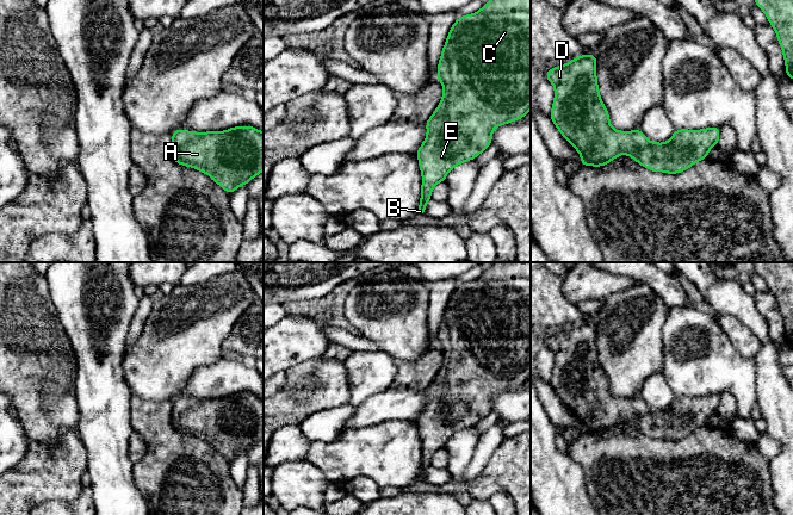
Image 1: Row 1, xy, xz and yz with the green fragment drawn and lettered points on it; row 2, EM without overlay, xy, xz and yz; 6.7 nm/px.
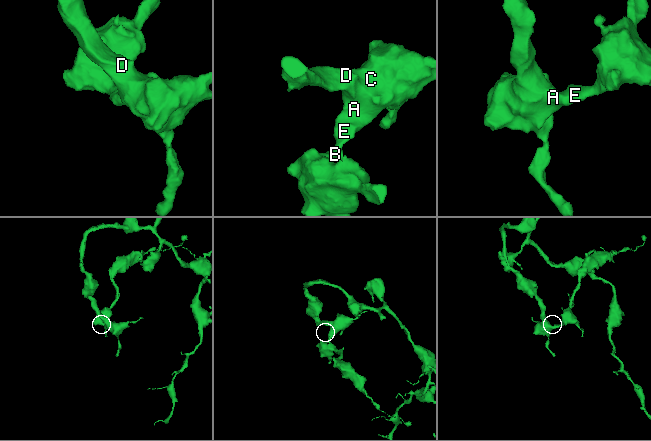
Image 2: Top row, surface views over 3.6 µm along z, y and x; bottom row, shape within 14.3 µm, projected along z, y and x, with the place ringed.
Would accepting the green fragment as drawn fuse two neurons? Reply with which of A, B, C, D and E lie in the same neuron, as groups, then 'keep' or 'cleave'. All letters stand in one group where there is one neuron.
A B C D E | keep

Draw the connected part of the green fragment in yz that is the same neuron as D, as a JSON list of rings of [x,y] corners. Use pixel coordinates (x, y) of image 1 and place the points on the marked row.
[[[595,55],[578,56],[570,63],[549,69],[546,79],[555,86],[555,101],[550,117],[562,136],[580,153],[582,166],[605,166],[615,157],[627,154],[652,172],[676,174],[706,159],[708,151],[718,144],[718,126],[702,130],[675,130],[665,143],[650,142],[640,129],[618,131],[612,128],[608,111],[599,93]]]

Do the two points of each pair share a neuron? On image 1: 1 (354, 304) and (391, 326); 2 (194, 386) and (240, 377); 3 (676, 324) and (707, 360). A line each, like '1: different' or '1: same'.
1: same
2: same
3: same

